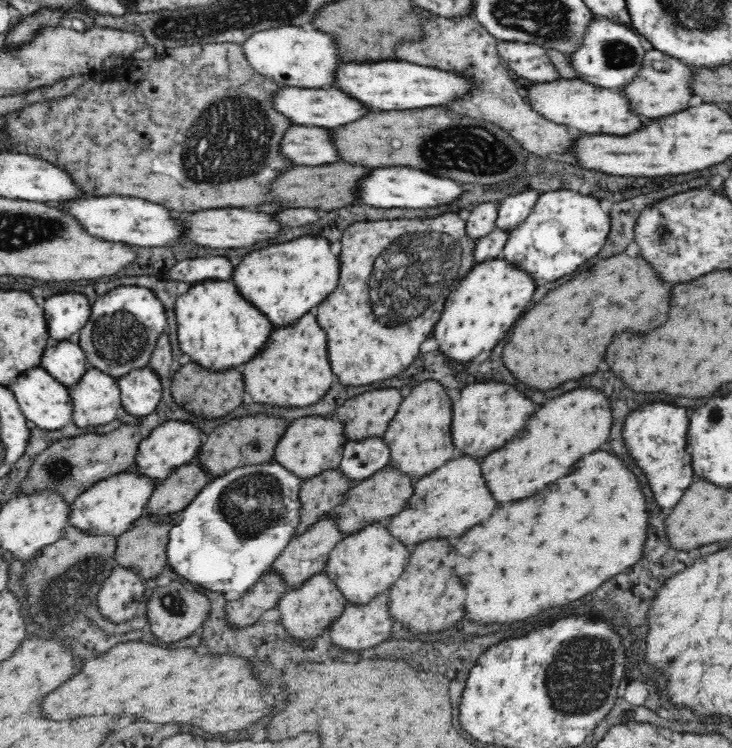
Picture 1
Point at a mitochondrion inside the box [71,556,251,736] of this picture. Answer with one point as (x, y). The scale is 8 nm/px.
(175, 603)

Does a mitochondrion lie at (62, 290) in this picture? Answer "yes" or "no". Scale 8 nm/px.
no

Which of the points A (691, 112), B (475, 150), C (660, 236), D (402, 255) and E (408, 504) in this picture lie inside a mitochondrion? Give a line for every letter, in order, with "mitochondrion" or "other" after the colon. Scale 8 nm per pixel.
A: other
B: mitochondrion
C: mitochondrion
D: mitochondrion
E: other

